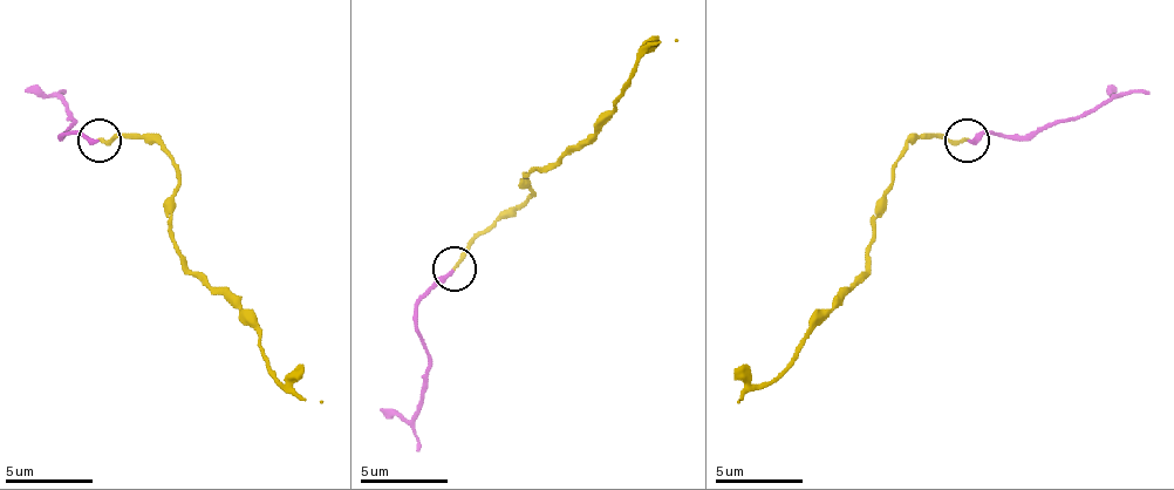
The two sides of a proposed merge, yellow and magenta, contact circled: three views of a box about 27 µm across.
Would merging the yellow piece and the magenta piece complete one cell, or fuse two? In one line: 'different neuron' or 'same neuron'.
different neuron

